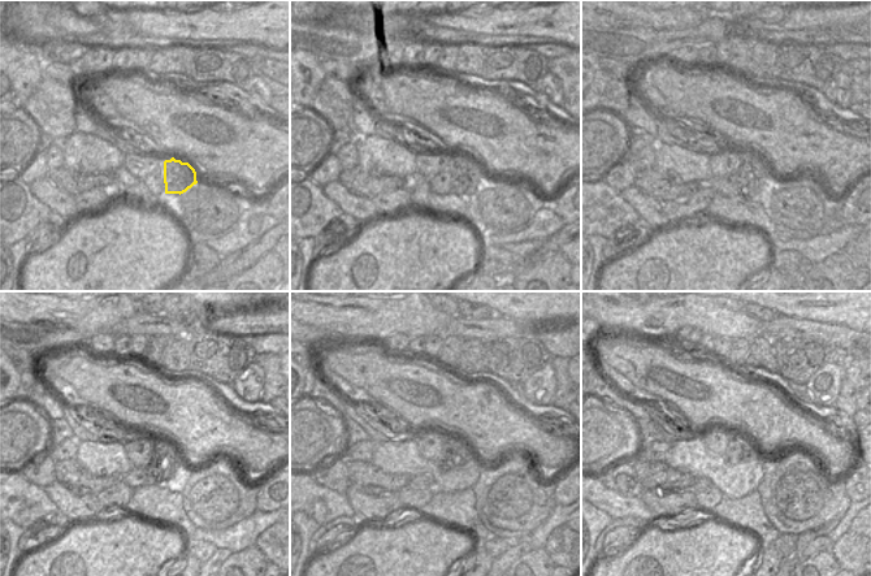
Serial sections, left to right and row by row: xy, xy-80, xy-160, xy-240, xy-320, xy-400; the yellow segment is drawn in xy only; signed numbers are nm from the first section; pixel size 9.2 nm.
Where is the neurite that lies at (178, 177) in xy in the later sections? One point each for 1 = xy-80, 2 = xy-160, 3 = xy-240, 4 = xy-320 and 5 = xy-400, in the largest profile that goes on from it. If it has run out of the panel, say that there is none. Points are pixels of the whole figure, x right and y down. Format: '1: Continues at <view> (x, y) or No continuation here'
1: Continues at xy-80 (467, 176)
2: Continues at xy-160 (750, 169)
3: Continues at xy-240 (165, 457)
4: Continues at xy-320 (454, 450)
5: Continues at xy-400 (739, 450).

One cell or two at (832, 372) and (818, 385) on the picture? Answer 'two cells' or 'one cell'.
one cell

